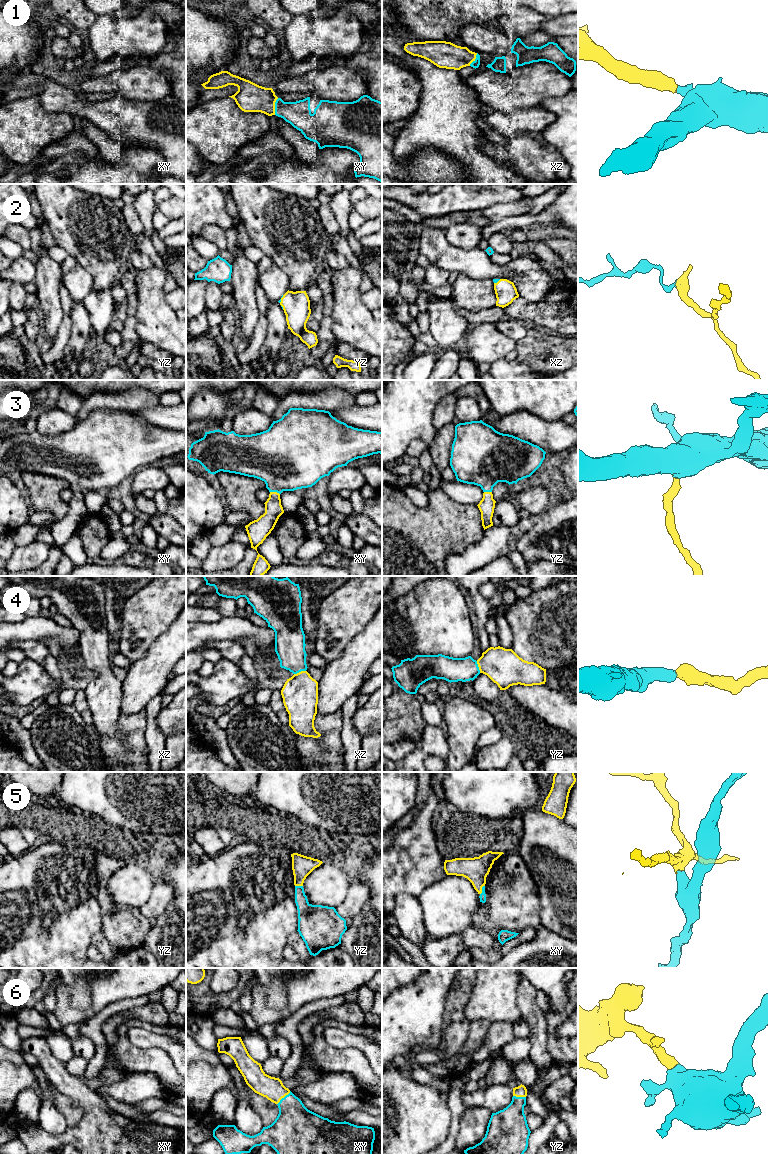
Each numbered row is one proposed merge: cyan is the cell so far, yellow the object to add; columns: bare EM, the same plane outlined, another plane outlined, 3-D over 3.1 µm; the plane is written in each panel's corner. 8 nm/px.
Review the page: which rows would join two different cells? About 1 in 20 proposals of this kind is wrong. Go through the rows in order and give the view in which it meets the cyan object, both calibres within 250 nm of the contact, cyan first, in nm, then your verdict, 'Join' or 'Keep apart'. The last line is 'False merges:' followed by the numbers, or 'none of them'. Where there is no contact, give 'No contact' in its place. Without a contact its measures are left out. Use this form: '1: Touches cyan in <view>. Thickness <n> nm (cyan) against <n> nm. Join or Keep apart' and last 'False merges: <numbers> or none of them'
1: Touches cyan in xy. Thickness 200 nm (cyan) against 240 nm. Join
2: Touches cyan in yz. Thickness 20 nm (cyan) against 220 nm. Join
3: Touches cyan in xy. Thickness 460 nm (cyan) against 140 nm. Join
4: Touches cyan in xz. Thickness 240 nm (cyan) against 280 nm. Join
5: Touches cyan in xy. Thickness 50 nm (cyan) against 200 nm. Join
6: Touches cyan in xy. Thickness 340 nm (cyan) against 180 nm. Join
False merges: none of them

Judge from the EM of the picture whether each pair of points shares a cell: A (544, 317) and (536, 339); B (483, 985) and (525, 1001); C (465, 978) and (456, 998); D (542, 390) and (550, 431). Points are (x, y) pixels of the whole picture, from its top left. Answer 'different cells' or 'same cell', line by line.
A: different cells
B: different cells
C: same cell
D: different cells

